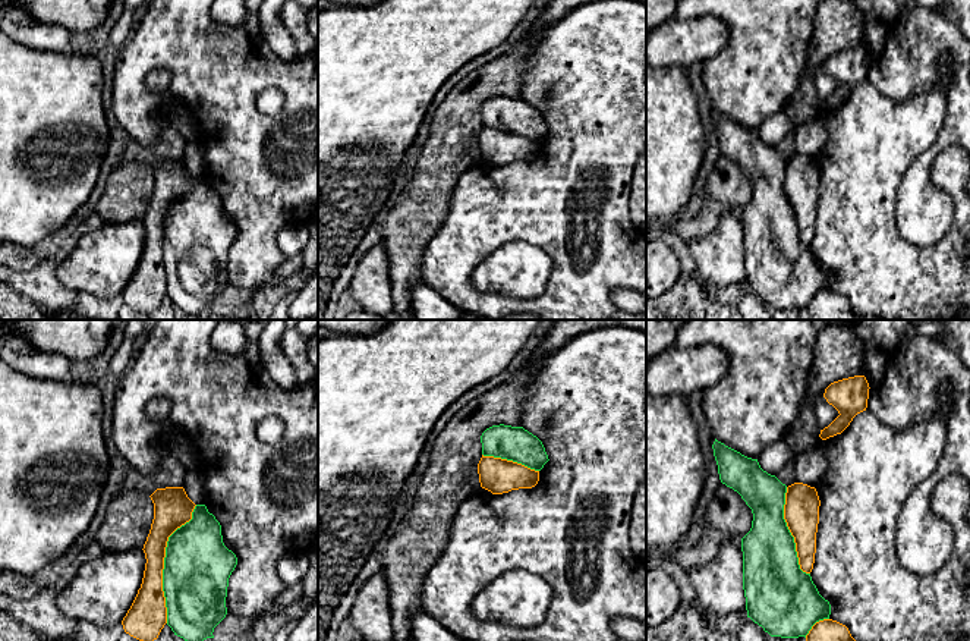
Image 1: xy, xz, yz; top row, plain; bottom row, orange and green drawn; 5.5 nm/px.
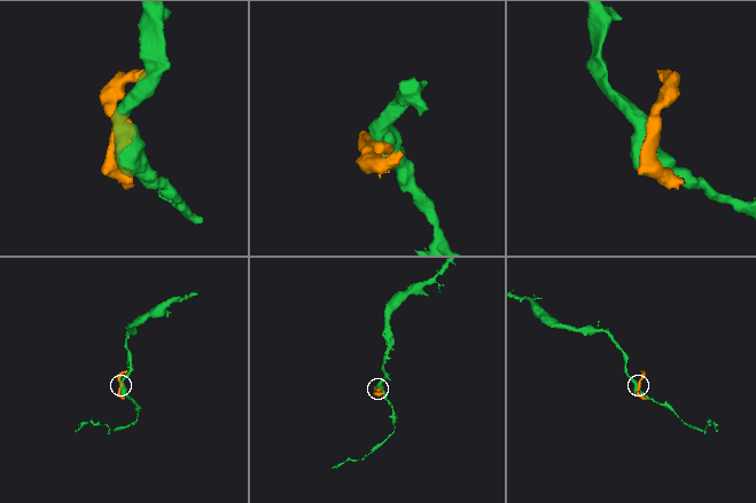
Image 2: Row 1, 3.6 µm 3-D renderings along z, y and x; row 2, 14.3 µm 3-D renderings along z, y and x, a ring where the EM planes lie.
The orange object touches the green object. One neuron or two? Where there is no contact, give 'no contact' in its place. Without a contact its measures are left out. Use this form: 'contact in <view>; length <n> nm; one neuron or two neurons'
contact in xy; length 650 nm; two neurons

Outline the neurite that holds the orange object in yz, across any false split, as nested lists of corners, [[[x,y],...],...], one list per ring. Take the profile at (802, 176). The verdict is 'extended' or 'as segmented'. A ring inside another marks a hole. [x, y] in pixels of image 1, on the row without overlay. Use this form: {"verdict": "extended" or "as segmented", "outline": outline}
{"verdict": "as segmented", "outline": [[[794,154],[787,158],[784,191],[794,208],[800,241],[810,245],[816,224],[821,172],[815,158]]]}

